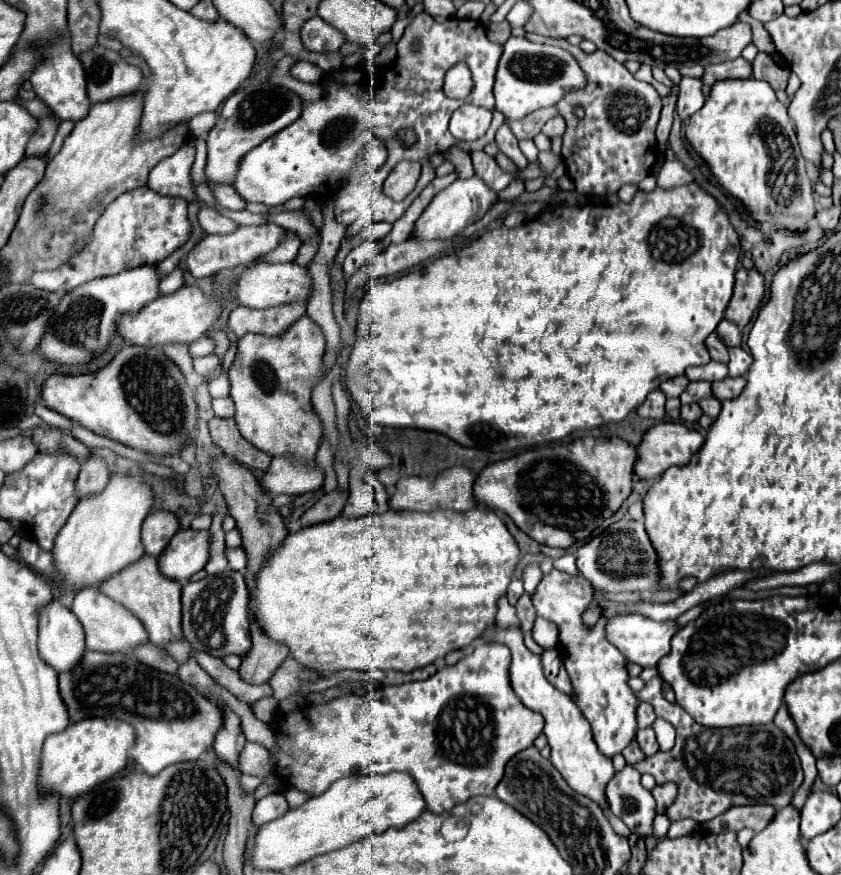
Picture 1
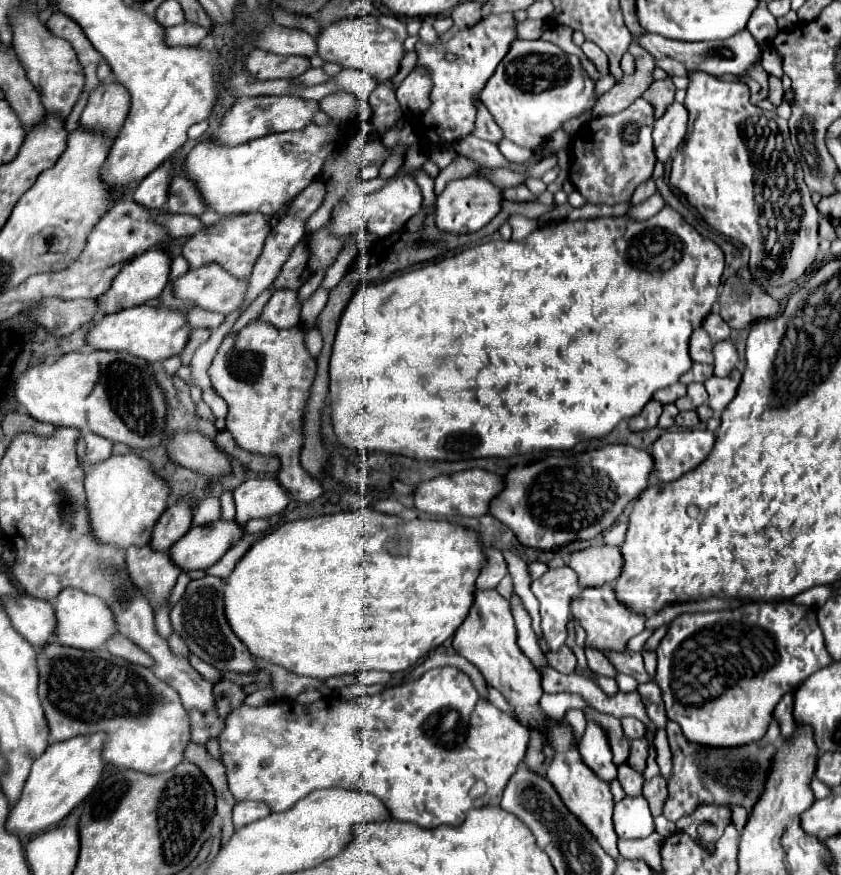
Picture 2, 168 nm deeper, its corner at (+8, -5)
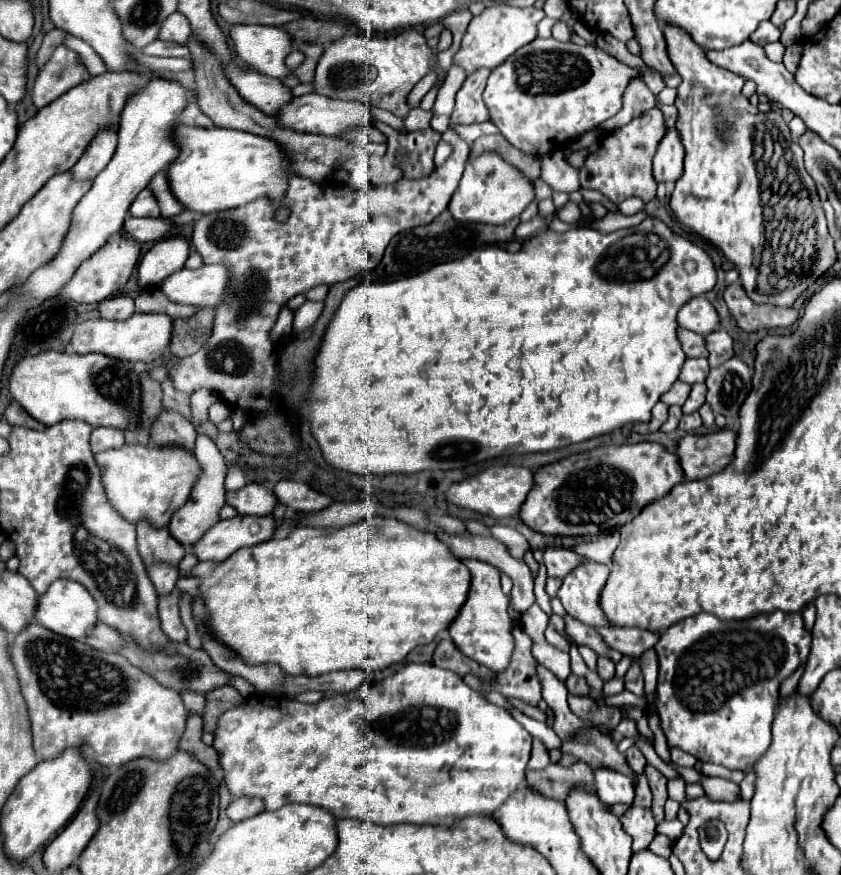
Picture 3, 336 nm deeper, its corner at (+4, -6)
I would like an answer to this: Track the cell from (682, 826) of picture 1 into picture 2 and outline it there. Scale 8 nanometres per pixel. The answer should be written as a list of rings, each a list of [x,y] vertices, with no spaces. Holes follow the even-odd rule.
[[[625,797],[615,805],[615,831],[621,839],[641,839],[655,831],[645,797]]]

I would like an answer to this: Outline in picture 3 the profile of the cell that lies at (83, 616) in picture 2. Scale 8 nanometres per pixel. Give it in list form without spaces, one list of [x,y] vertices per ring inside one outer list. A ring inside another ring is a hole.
[[[55,580],[49,590],[39,598],[39,606],[35,612],[35,618],[41,626],[49,628],[51,632],[57,632],[59,636],[71,638],[71,640],[85,640],[89,632],[97,626],[97,604],[93,596],[89,596],[87,588],[73,582],[73,580]]]

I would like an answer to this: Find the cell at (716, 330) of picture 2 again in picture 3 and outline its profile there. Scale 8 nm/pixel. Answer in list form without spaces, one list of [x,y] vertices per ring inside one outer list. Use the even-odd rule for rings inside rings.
[[[705,296],[689,300],[689,304],[685,304],[679,310],[677,318],[679,318],[681,328],[689,328],[701,336],[707,336],[721,326],[721,320],[719,320],[713,304]]]

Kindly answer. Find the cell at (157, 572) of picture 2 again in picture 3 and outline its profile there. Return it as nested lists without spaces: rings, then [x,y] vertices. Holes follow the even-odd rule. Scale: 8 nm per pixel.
[[[145,522],[137,524],[137,548],[147,568],[153,564],[179,566],[179,562],[185,556],[185,548],[169,536],[167,528],[155,530],[155,528],[149,528],[149,524]]]

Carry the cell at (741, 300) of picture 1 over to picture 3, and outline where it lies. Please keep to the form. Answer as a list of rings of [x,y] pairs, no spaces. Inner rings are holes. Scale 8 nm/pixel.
[[[735,282],[729,284],[723,292],[727,308],[735,318],[737,326],[745,332],[773,330],[773,328],[789,328],[799,320],[797,308],[781,308],[773,304],[757,304],[747,294],[745,288]]]

